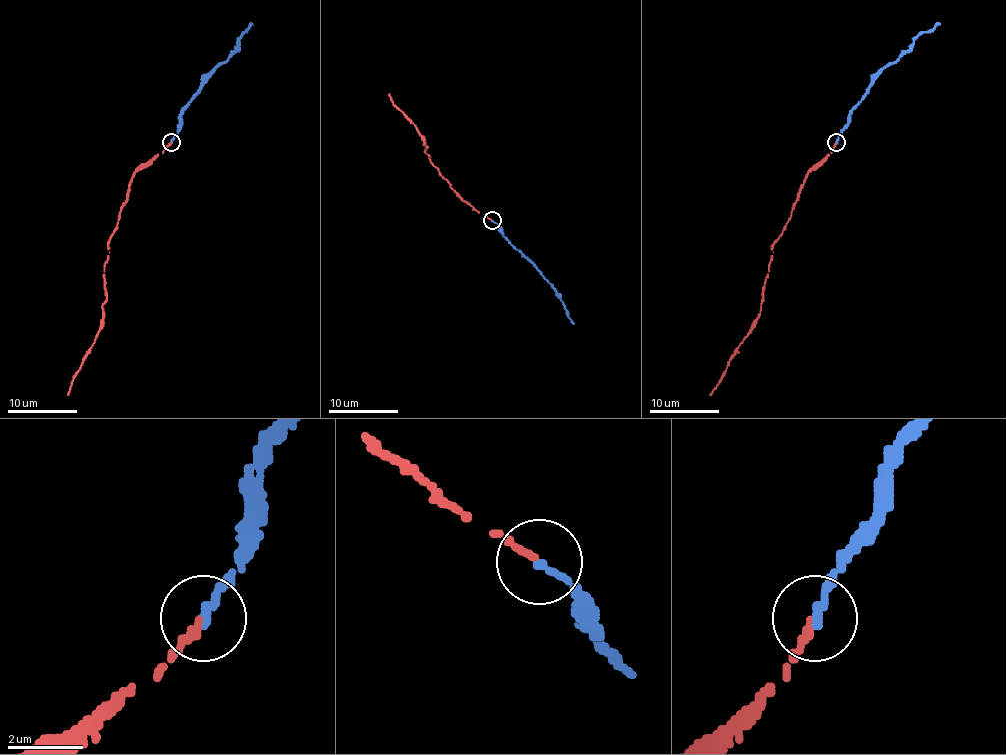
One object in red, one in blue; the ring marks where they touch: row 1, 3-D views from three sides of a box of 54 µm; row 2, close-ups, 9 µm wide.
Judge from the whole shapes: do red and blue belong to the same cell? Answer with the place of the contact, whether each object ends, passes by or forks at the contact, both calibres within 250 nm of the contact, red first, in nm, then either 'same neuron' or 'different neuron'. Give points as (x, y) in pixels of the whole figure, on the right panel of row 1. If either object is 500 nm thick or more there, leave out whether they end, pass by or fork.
place (836, 142); red ends; blue ends; calibres 240 and 280 nm; same neuron

